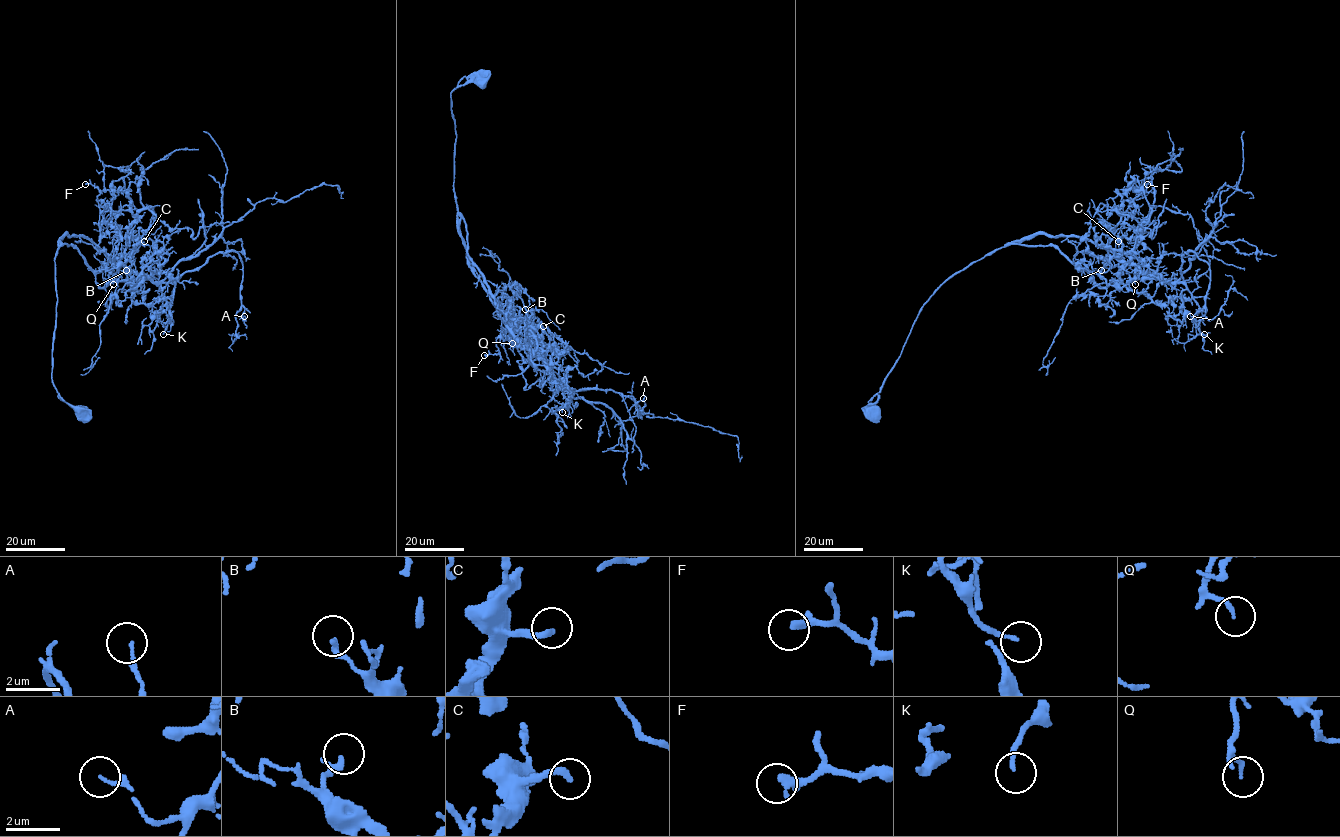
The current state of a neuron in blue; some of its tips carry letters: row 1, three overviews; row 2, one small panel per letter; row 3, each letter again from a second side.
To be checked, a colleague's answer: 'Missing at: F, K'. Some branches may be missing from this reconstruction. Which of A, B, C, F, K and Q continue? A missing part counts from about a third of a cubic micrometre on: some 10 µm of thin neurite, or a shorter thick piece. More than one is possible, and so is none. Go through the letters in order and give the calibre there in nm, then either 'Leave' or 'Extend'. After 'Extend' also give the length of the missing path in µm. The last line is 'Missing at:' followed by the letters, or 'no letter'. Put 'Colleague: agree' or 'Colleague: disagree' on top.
Colleague: disagree
A: Thickness 160 nm. Leave
B: Thickness 220 nm. Leave
C: Thickness 240 nm. Extend. Missing length about 8 µm
F: Thickness 320 nm. Leave
K: Thickness 140 nm. Extend. Missing length about 15 µm
Q: Thickness 140 nm. Leave
Missing at: C, K

